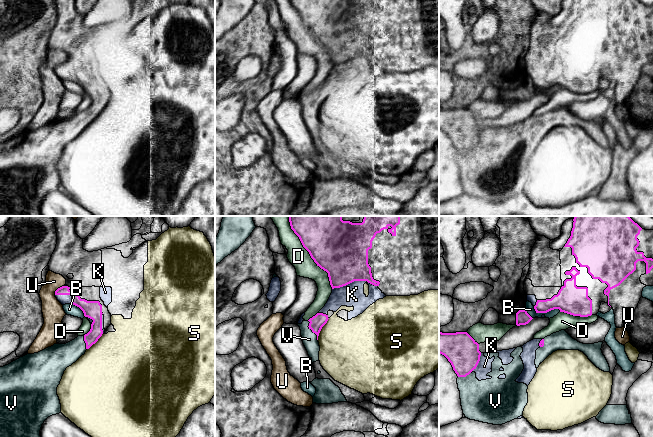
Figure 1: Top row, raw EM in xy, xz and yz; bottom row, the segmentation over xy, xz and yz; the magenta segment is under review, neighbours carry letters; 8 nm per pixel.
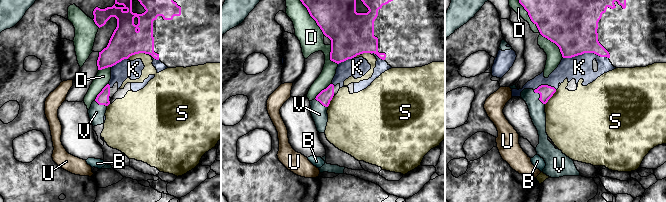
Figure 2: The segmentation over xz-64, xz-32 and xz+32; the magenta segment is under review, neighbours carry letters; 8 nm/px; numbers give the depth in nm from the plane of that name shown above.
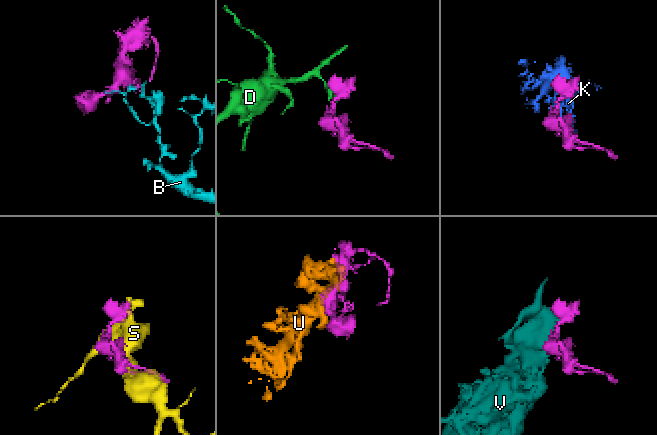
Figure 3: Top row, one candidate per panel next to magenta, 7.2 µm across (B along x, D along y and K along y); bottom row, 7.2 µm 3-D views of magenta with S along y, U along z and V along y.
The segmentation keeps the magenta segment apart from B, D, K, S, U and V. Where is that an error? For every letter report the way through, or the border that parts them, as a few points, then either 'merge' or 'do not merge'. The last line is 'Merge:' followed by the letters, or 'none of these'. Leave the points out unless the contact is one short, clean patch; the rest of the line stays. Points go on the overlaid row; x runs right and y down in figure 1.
B: do not merge
D: do not merge
K: merge
S: do not merge
U: do not merge
V: merge
Merge: K, V

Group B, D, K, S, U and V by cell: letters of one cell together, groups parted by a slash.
B / D / K V / S / U

